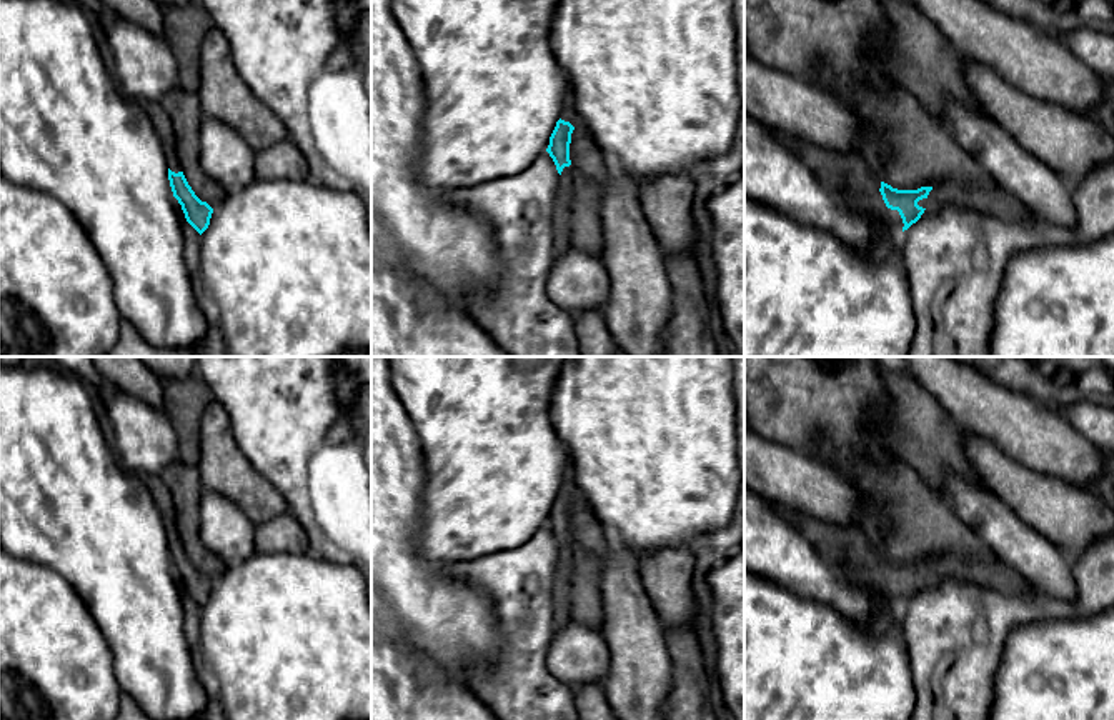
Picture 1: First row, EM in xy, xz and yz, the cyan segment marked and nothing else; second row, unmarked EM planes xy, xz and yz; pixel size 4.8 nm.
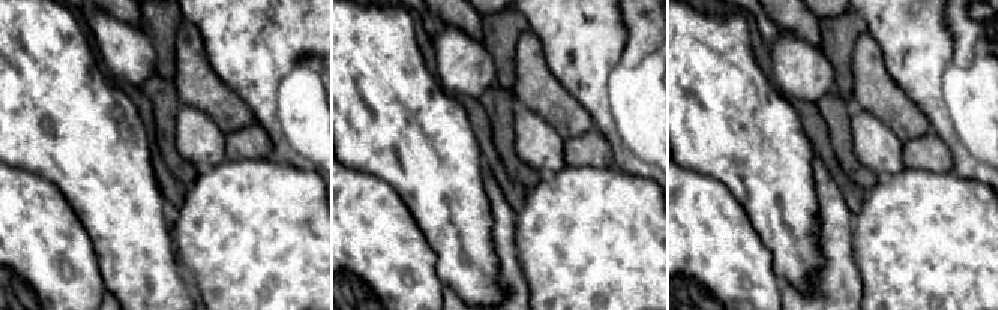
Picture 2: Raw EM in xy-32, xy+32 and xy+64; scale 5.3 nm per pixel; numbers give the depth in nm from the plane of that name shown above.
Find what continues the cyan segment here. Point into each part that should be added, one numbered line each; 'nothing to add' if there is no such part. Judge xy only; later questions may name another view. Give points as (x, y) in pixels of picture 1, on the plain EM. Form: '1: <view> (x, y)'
1: xy (157, 487)

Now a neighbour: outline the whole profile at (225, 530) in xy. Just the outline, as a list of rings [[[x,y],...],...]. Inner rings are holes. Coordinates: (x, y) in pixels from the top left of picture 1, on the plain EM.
[[[213,490],[201,495],[200,538],[226,567],[256,552],[255,523],[230,498]]]

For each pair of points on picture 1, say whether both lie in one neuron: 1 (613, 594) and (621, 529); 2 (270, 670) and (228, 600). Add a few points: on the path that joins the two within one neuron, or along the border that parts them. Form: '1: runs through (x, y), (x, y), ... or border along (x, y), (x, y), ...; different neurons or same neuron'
1: border along (608, 539), (623, 544), (638, 557); different neurons
2: runs through (270, 654), (270, 642), (245, 617); same neuron

